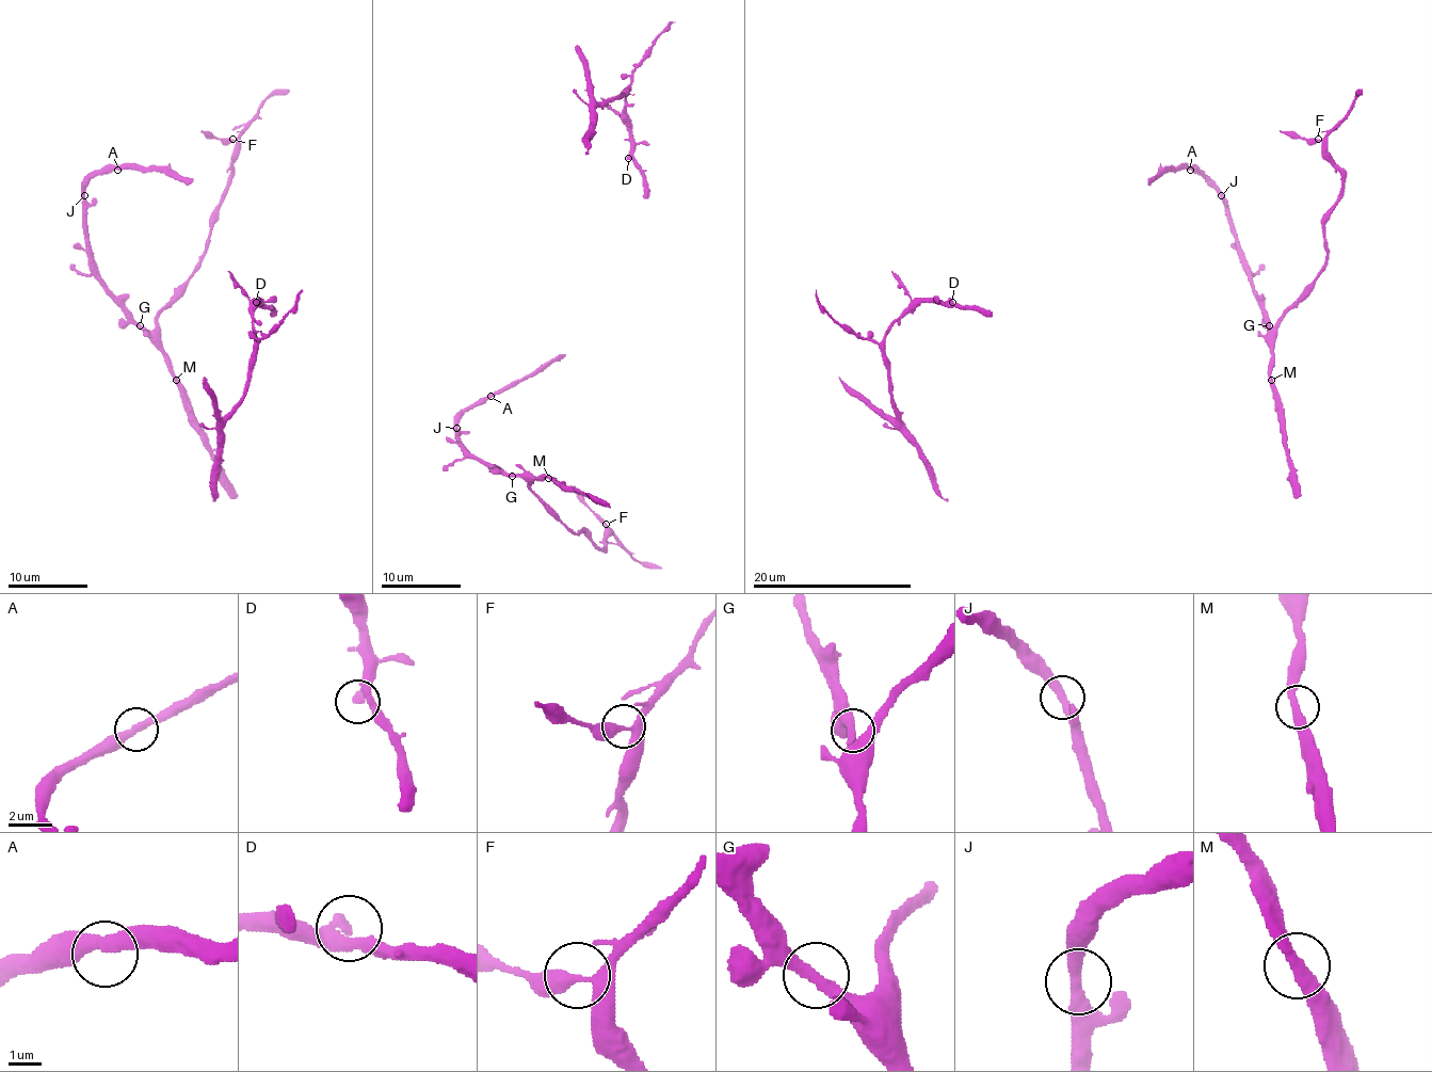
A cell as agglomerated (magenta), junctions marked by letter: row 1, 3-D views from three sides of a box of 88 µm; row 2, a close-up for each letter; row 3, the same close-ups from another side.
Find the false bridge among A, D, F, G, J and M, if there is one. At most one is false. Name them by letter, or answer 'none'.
F

